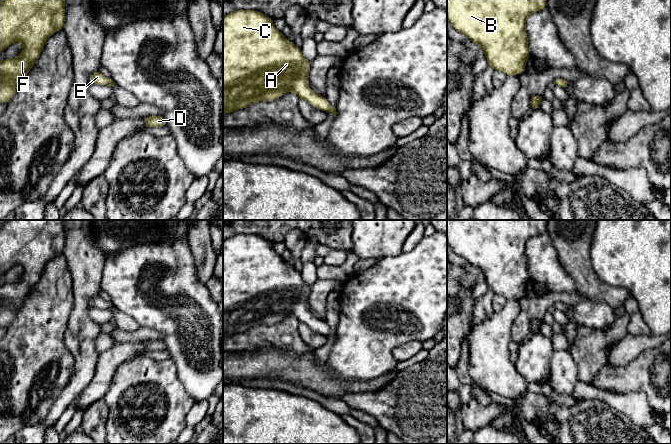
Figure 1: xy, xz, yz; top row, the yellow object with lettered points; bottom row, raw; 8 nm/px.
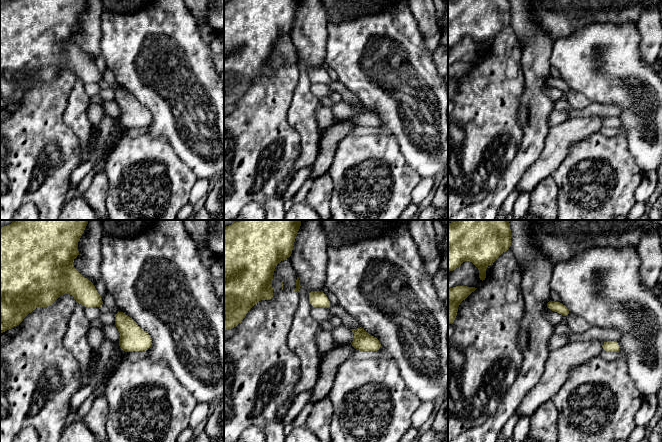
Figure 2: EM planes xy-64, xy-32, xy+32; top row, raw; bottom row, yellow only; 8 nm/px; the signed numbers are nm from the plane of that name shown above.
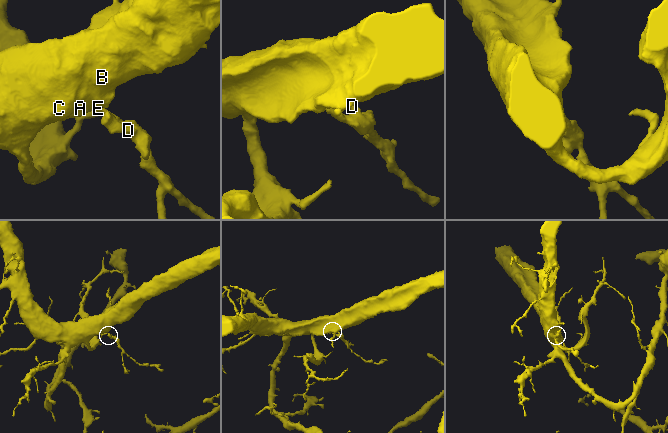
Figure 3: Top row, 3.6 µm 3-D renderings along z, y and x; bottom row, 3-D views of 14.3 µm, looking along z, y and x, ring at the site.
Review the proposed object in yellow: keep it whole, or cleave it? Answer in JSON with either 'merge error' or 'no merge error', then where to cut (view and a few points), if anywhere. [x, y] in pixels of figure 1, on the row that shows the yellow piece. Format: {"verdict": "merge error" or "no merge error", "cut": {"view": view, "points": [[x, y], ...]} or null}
{"verdict": "no merge error", "cut": null}

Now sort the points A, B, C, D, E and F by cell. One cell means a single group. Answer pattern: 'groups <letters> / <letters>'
groups A B C D E F

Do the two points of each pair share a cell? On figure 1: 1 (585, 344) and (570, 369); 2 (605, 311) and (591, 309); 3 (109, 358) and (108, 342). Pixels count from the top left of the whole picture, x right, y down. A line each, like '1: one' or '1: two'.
1: two
2: one
3: two

